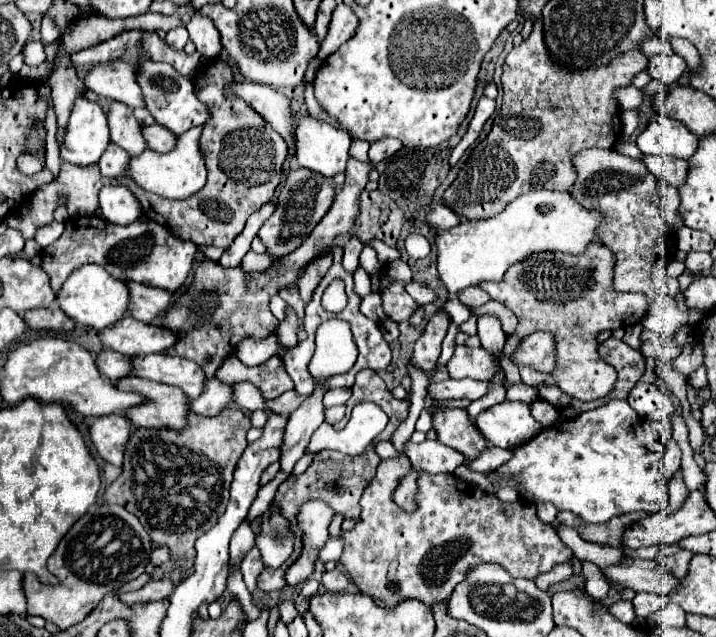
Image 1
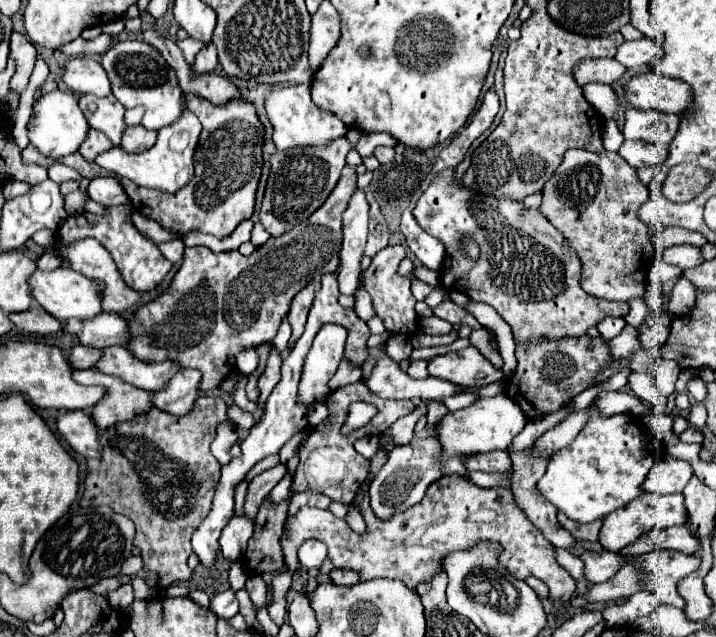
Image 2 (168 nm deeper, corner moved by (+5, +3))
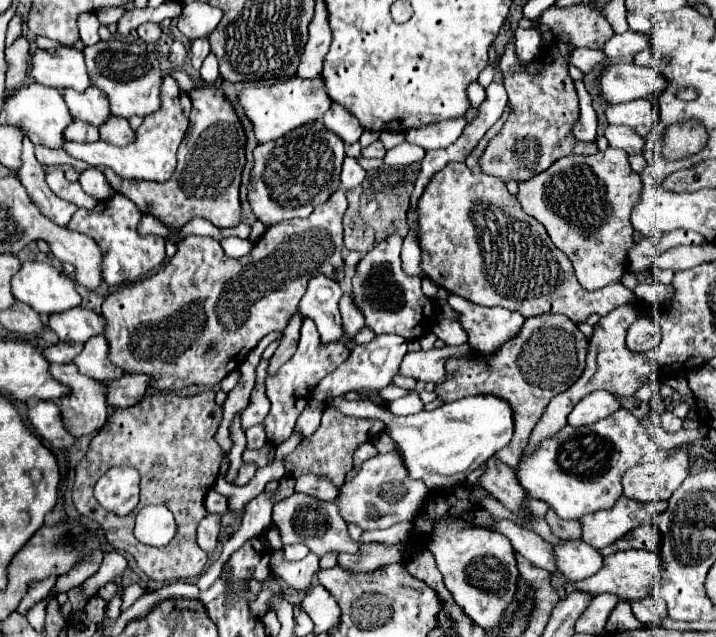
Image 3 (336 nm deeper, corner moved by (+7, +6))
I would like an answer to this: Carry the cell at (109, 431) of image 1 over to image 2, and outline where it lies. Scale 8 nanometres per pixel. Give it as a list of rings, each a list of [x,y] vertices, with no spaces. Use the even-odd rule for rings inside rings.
[[[69,411],[57,419],[59,435],[83,457],[99,459],[99,429],[87,411]]]

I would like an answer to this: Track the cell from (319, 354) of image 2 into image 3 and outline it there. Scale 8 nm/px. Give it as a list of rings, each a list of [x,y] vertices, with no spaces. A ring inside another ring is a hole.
[[[317,274],[309,280],[307,294],[299,302],[297,312],[303,318],[313,318],[323,342],[335,342],[343,336],[341,314],[339,314],[341,296],[343,290],[335,280]]]

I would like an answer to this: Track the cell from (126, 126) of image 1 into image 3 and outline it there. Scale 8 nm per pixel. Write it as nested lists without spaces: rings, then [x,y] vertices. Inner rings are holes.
[[[89,86],[89,90],[75,92],[75,90],[63,90],[65,104],[73,118],[89,122],[93,126],[101,126],[105,118],[109,116],[109,102],[103,90],[97,86]]]

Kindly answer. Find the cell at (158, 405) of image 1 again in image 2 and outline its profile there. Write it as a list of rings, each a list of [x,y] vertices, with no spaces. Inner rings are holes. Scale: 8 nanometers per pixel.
[[[99,369],[75,371],[75,381],[81,385],[103,385],[107,389],[107,395],[91,411],[99,429],[107,429],[119,421],[131,421],[135,415],[149,413],[153,407],[149,391],[127,385],[127,381],[119,381],[119,377],[99,373]]]

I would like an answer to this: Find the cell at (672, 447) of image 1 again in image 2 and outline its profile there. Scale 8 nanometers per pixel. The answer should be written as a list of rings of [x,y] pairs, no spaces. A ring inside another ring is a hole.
[[[665,455],[657,465],[651,467],[643,489],[647,493],[659,493],[659,495],[681,493],[687,481],[691,479],[691,475],[693,475],[693,469],[687,461]]]

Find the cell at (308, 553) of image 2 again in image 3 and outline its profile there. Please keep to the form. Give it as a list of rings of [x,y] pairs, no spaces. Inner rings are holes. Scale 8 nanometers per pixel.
[[[296,543],[293,546],[283,546],[283,558],[285,560],[301,560],[309,554],[309,548],[303,543]]]

